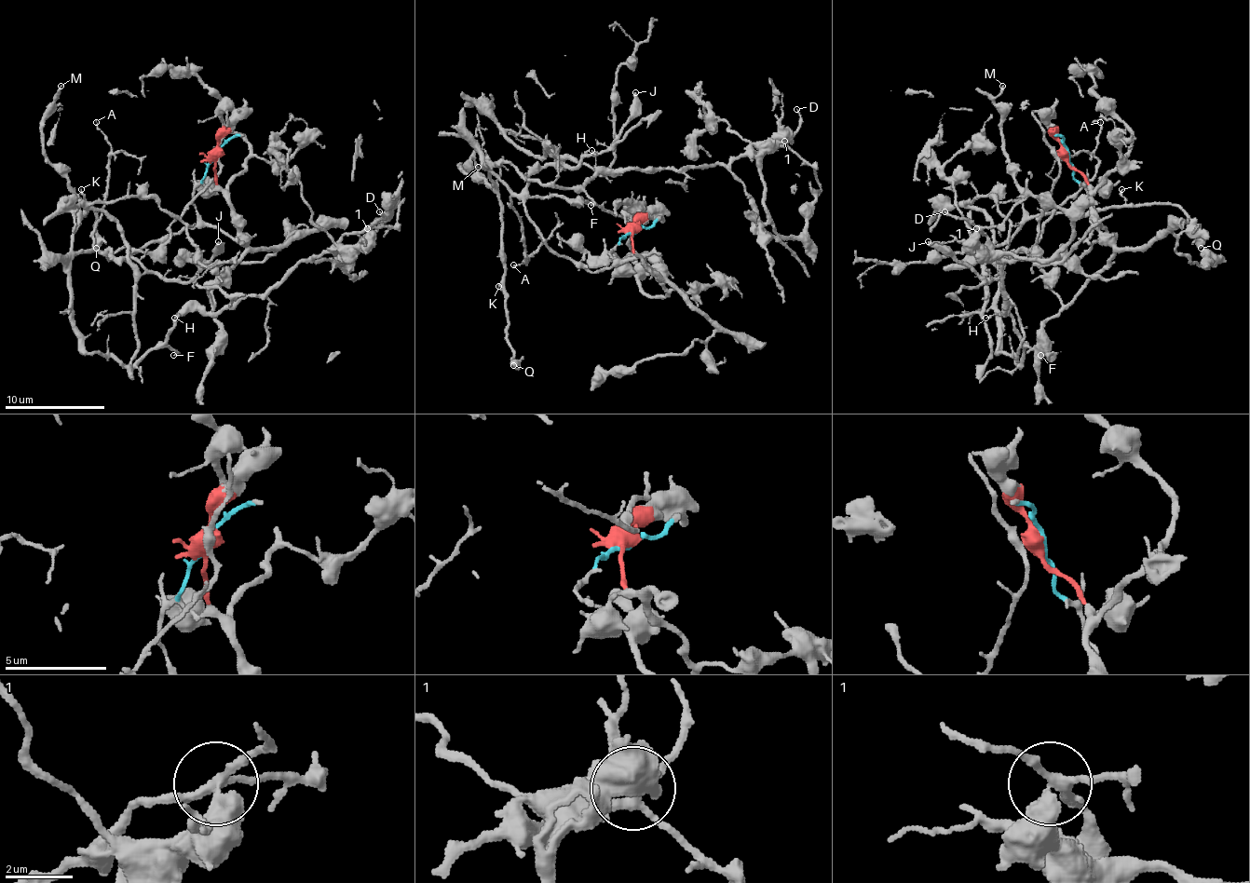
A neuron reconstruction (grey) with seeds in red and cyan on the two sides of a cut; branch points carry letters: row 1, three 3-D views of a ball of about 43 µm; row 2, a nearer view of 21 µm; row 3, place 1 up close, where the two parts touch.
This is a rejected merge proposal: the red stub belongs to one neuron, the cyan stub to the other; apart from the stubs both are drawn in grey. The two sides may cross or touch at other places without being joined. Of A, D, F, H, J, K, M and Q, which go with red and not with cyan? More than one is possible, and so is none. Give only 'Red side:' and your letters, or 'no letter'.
Red side: no letter

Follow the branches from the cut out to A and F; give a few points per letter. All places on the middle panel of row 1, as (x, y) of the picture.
A: (633, 232), (611, 250), (614, 262), (593, 272), (546, 244), (526, 207), (511, 199), (529, 259), (514, 264)
F: (633, 232), (593, 272), (546, 244), (486, 167), (506, 162), (591, 204)

